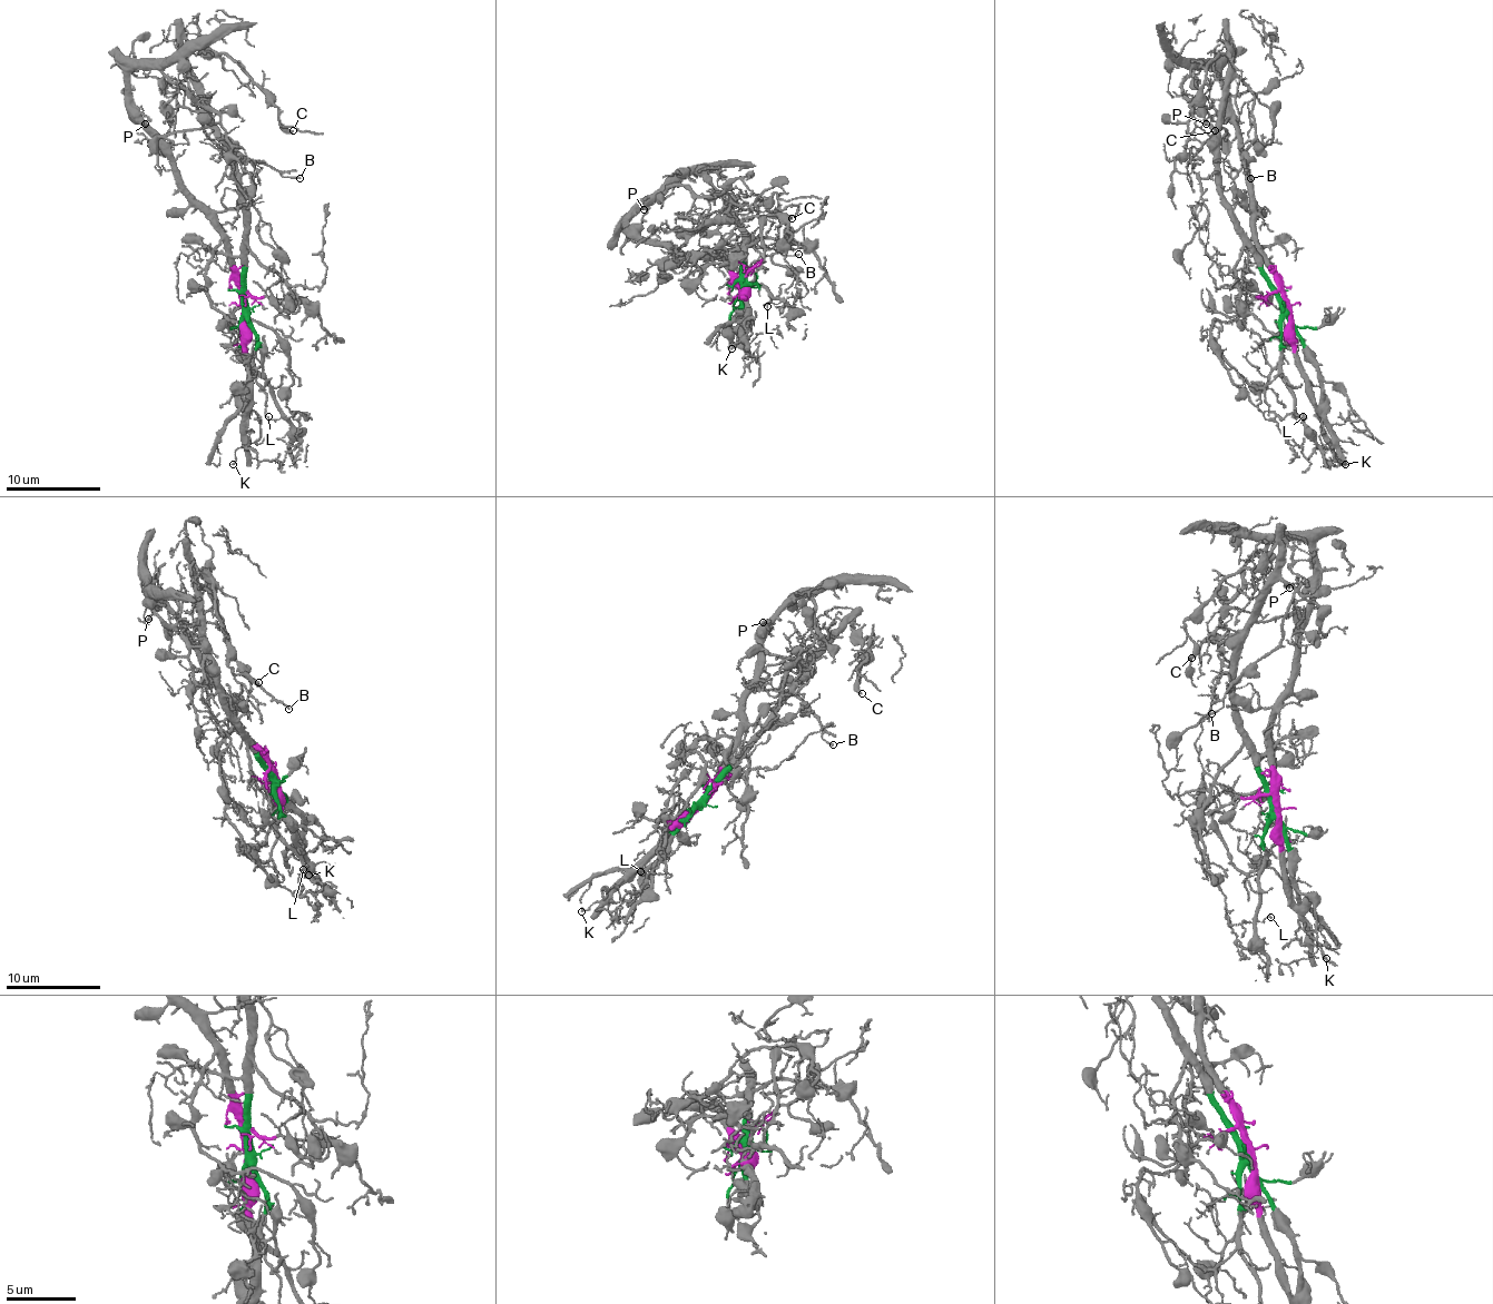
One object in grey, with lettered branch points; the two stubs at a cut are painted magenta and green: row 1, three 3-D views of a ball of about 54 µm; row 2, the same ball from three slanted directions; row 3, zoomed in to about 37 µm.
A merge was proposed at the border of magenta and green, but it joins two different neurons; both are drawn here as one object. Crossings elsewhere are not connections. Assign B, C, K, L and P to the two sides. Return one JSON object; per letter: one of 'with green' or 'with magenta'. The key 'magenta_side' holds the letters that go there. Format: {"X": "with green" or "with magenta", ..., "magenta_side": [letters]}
{"B": "with green", "C": "with green", "K": "with magenta", "L": "with green", "P": "with magenta", "magenta_side": ["K", "P"]}

